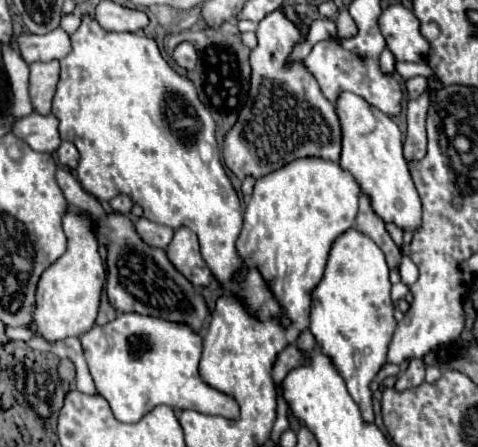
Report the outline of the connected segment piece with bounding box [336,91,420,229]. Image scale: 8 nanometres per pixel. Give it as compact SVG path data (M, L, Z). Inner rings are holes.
M340 91L336 99L336 113L342 127L340 167L348 171L372 197L372 209L384 221L392 221L402 229L416 229L420 221L420 199L402 155L402 133L398 125L378 107L348 91Z

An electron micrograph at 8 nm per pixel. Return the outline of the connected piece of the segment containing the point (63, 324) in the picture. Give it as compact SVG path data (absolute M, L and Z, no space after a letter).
M66 211L62 225L68 237L68 249L42 273L36 289L34 325L38 335L48 341L78 337L90 331L94 327L100 295L106 283L106 267L104 259L98 253L100 243L96 239L92 219L82 211Z

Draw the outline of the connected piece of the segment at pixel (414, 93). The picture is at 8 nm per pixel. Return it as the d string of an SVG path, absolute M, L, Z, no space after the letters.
M412 77L412 79L406 79L406 81L404 81L406 99L408 99L408 101L416 99L418 95L422 95L422 93L426 91L426 87L428 87L428 81L426 81L426 77Z

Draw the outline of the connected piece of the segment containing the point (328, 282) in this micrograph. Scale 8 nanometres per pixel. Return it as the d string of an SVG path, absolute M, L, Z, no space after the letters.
M350 229L334 241L324 277L312 291L310 333L322 355L330 357L338 375L344 379L346 389L366 423L374 423L370 385L376 379L380 365L386 361L394 329L396 319L392 313L384 253L366 235Z

